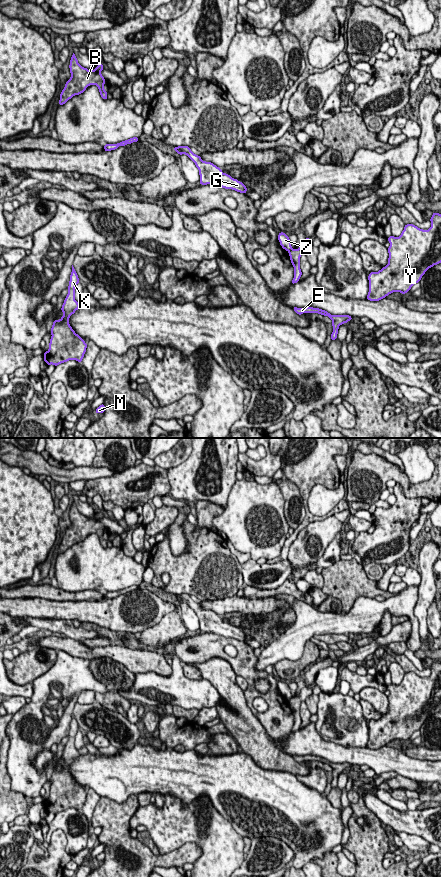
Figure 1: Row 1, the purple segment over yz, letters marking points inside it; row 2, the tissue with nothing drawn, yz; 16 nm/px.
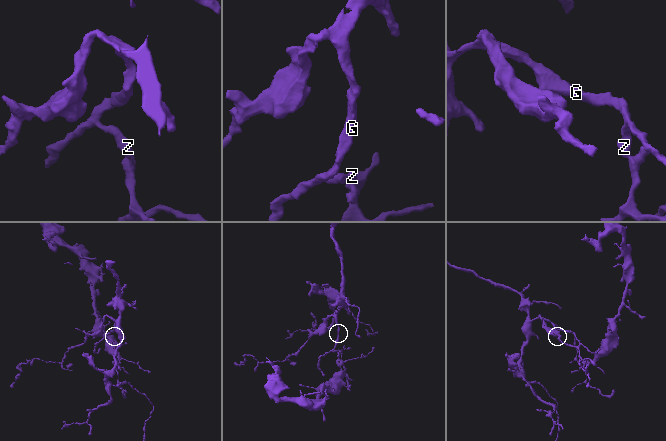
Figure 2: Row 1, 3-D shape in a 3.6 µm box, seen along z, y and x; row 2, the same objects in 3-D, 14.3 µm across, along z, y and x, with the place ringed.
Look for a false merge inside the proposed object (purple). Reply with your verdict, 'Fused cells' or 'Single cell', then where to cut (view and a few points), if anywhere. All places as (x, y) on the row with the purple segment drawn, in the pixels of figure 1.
Fused cells. Split along yz (292, 249), (289, 252)

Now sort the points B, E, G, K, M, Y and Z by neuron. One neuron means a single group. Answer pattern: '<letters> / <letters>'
B G K M Z / E Y

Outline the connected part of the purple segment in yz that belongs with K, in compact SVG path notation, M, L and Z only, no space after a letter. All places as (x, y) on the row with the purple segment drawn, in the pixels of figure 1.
M72 265L68 294L61 308L63 316L60 320L54 320L50 330L52 336L49 343L49 350L43 354L43 360L47 365L53 364L58 366L69 360L82 362L86 352L87 343L75 333L68 321L70 316L80 307L75 300L75 287L79 281L78 274Z

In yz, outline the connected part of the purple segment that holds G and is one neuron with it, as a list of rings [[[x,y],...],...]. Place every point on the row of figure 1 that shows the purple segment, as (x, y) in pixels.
[[[178,146],[173,148],[179,155],[187,155],[199,170],[199,184],[212,184],[225,189],[232,189],[240,193],[246,194],[247,187],[237,179],[223,173],[222,170],[211,162],[206,162],[200,156],[194,154],[188,146]]]

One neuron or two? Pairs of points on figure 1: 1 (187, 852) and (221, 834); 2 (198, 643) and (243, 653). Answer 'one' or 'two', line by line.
1: two
2: one

